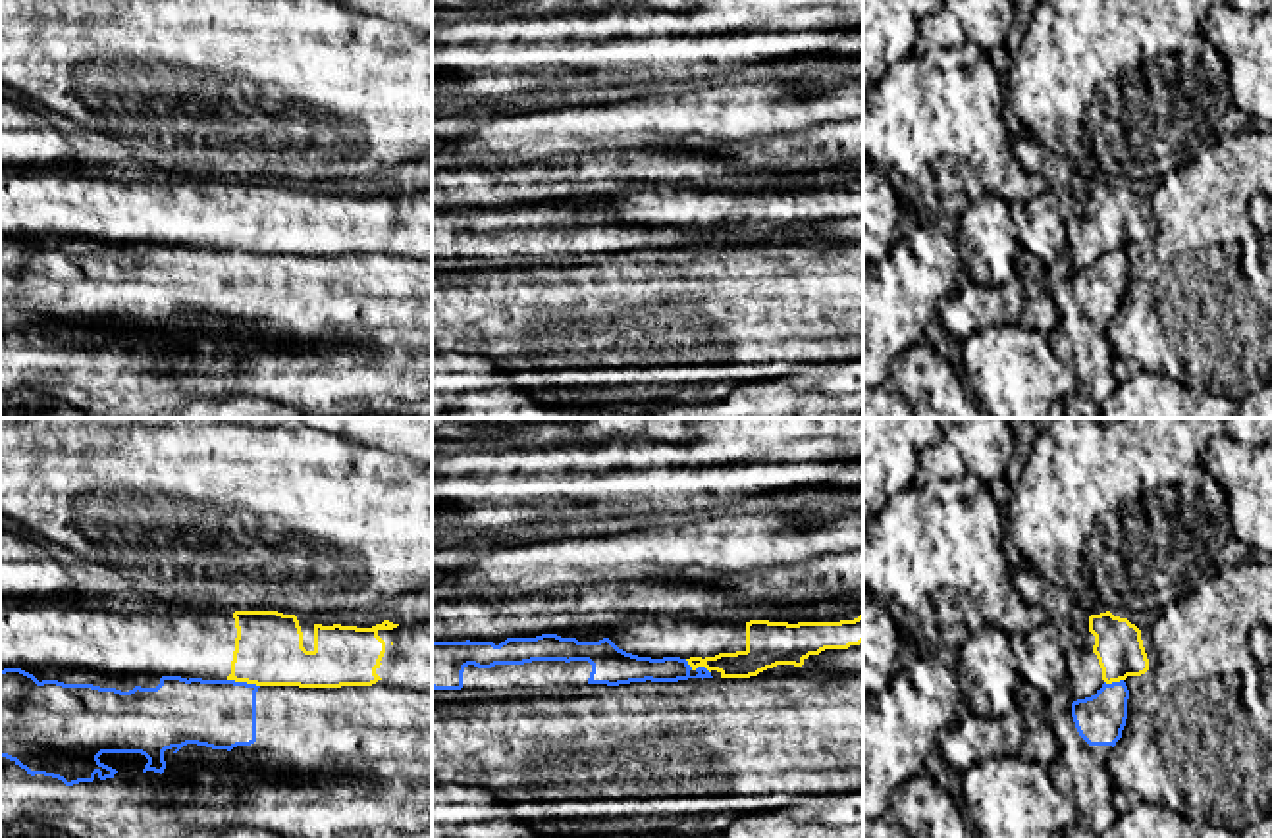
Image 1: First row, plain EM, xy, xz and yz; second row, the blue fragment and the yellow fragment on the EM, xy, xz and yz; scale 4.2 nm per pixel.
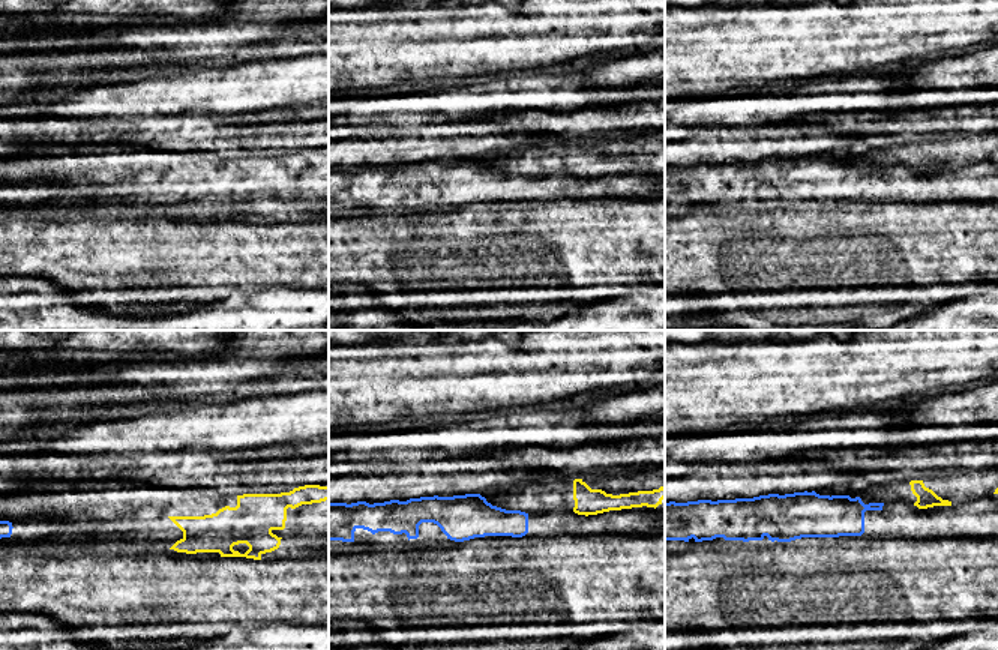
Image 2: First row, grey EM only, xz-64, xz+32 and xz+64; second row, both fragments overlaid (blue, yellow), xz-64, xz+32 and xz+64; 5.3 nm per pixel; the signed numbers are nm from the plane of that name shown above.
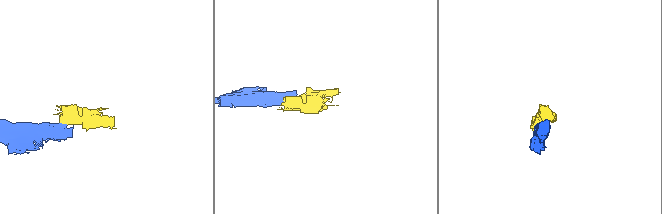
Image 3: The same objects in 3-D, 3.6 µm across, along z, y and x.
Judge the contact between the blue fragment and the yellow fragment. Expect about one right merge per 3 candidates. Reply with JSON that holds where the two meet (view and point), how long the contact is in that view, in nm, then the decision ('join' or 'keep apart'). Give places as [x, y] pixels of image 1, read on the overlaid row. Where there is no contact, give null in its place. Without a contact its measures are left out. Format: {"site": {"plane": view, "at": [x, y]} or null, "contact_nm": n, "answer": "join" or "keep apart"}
{"site": {"plane": "xy", "at": [243, 682]}, "contact_nm": 140, "answer": "keep apart"}

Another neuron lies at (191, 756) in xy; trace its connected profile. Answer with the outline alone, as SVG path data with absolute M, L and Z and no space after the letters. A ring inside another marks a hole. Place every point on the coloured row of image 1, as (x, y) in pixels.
M187 744L170 761L166 769L260 769L264 773L274 773L276 767L260 765L252 757L241 757L227 749L212 749L206 746Z

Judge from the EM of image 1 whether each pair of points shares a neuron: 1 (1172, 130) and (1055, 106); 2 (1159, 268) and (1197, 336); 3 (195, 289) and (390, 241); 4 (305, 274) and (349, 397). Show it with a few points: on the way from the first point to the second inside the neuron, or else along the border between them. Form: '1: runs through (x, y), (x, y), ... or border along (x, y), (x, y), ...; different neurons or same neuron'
1: runs through (1161, 91), (1141, 60), (1101, 60), (1093, 68); same neuron
2: runs through (1176, 286), (1186, 295), (1188, 313), (1193, 318); same neuron
3: border along (376, 251), (411, 259); different neurons
4: runs through (332, 305), (374, 347), (374, 366); same neuron

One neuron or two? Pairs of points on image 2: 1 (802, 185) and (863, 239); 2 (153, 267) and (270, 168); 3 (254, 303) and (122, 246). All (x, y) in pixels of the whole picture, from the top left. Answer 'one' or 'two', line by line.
1: two
2: two
3: two

